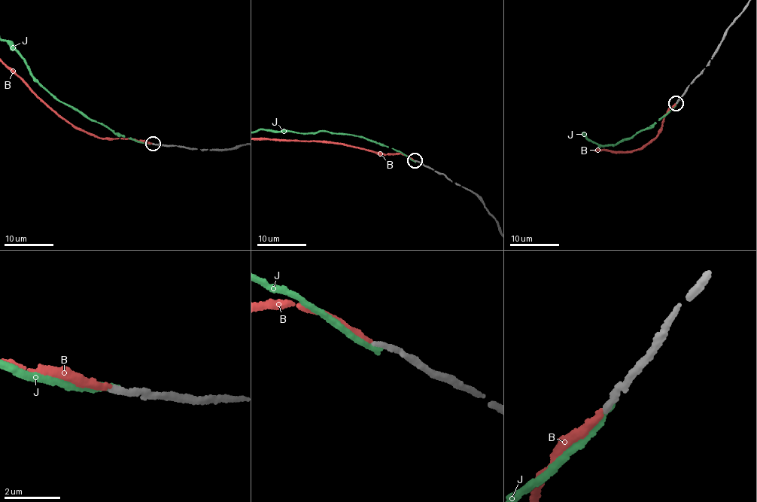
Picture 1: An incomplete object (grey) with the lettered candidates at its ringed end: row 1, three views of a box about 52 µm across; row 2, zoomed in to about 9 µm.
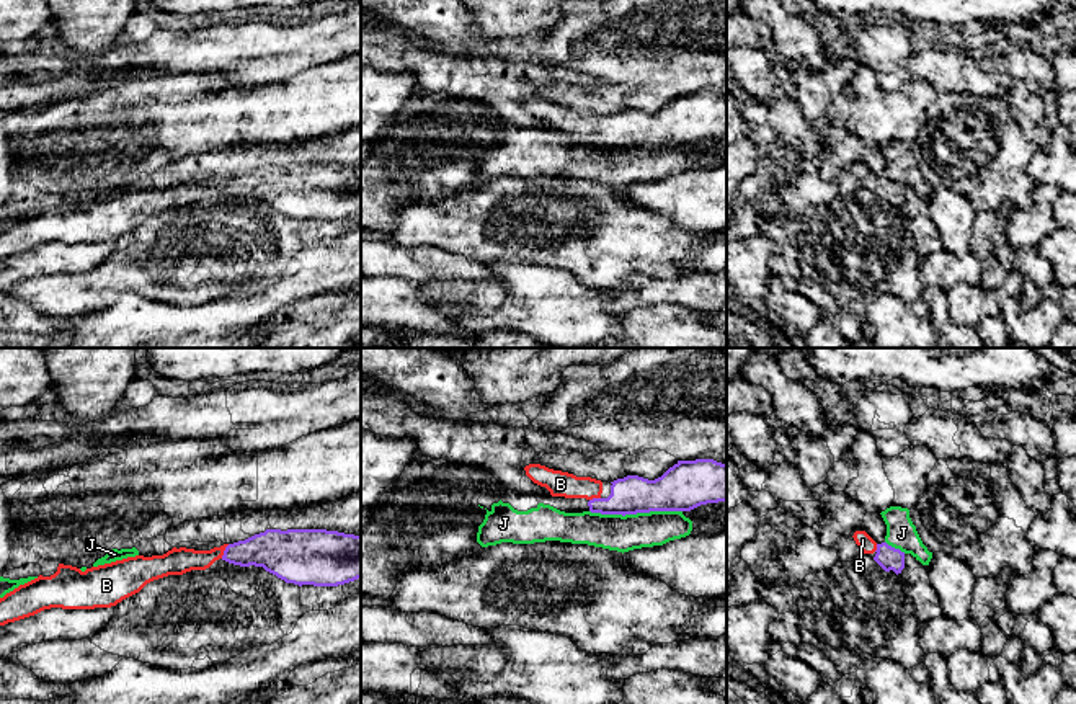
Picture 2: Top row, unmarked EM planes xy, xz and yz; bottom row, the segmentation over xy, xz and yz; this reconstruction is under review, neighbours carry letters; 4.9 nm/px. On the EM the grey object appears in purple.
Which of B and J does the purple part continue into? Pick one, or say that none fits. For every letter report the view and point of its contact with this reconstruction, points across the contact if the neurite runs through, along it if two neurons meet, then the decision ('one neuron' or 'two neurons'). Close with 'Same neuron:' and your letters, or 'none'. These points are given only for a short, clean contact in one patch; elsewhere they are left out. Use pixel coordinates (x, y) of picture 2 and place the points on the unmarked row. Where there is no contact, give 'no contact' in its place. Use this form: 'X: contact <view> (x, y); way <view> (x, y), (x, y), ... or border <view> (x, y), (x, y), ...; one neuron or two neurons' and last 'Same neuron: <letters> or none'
B: contact xy (224, 185); way xy (275, 185), (224, 185), (204, 193), (180, 195); one neuron
J: contact xz (635, 147); border xz (590, 144), (616, 149), (681, 146); two neurons
Same neuron: B

